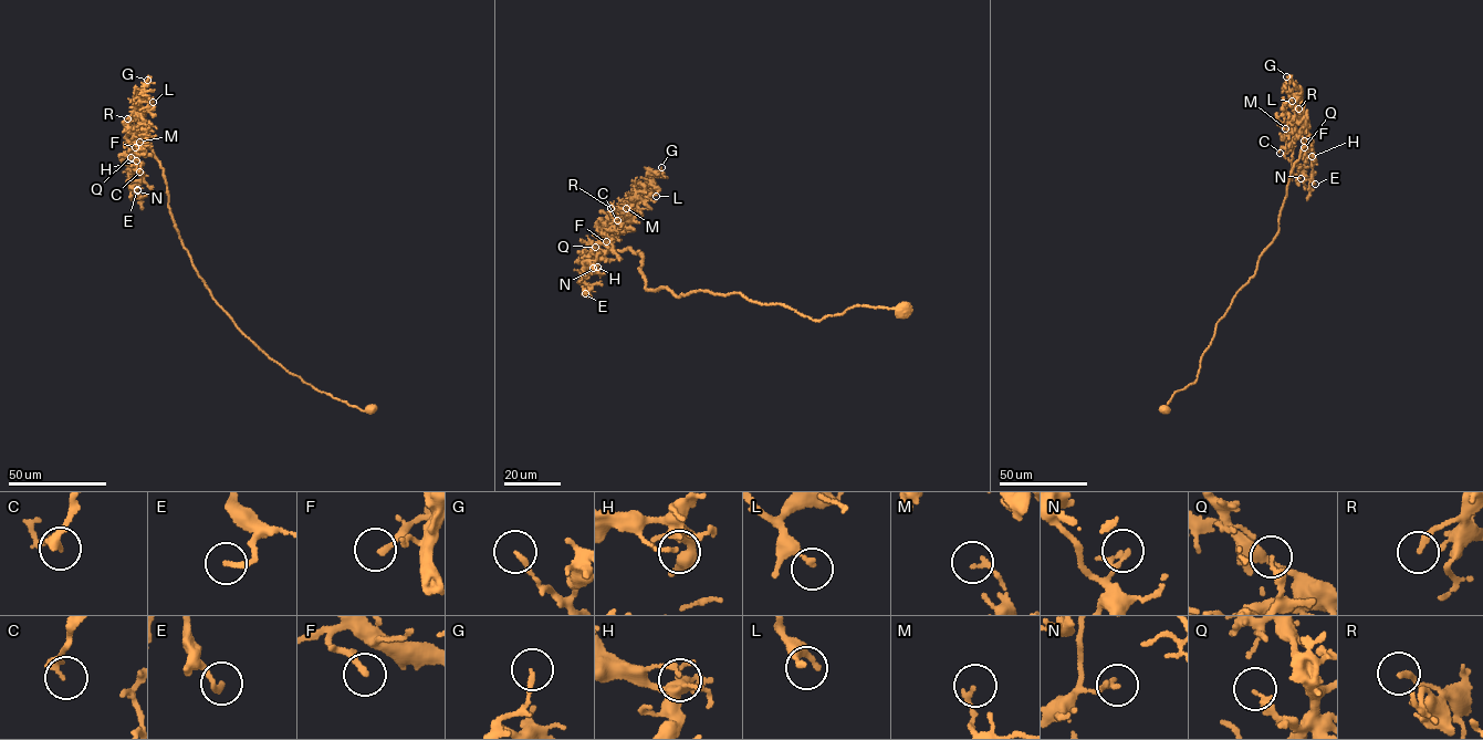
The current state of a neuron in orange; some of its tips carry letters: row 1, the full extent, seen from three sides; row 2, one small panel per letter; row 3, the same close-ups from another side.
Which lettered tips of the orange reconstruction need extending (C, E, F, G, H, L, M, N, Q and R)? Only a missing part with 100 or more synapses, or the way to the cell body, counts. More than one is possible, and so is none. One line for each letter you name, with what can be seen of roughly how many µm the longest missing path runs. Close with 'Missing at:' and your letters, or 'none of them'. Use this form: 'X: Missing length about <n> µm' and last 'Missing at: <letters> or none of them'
F: Missing length about 20 µm
Missing at: F

